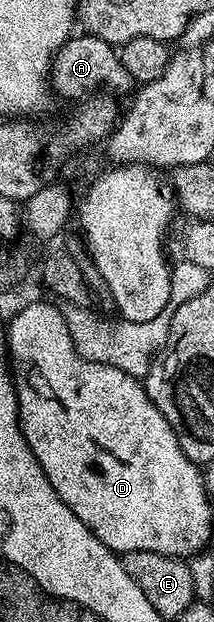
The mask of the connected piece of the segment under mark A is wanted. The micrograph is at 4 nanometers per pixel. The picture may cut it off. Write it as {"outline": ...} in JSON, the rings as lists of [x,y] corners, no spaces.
{"outline":[[[88,33],[74,34],[54,53],[49,67],[49,85],[54,96],[62,95],[72,101],[80,101],[100,91],[117,97],[128,96],[135,87],[131,73],[123,69],[118,48]]]}

